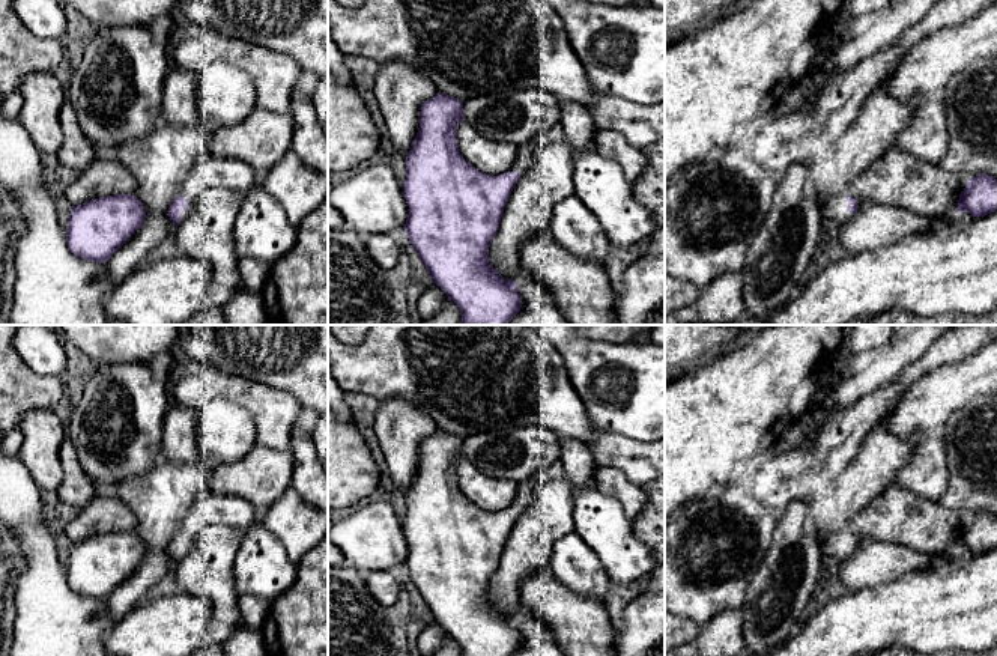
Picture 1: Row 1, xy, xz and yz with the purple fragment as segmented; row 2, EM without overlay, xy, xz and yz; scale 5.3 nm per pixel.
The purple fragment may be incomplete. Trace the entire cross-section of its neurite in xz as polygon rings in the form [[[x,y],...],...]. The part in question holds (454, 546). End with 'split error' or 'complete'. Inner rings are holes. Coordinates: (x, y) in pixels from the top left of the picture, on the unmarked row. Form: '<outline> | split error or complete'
[[[438,429],[421,441],[417,474],[406,494],[403,533],[409,543],[406,573],[433,620],[459,644],[462,656],[513,656],[522,645],[517,618],[504,615],[490,600],[489,584],[499,567],[513,525],[528,507],[537,486],[564,477],[558,459],[549,468],[517,483],[511,506],[492,513],[480,509],[460,490],[457,462],[463,459],[463,438]]] | split error

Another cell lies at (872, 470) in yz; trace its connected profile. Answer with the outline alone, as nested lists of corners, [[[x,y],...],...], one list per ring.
[[[877,424],[863,439],[857,454],[835,480],[836,518],[824,531],[838,531],[845,522],[877,500],[892,483],[896,472],[913,456],[917,441],[901,438]]]

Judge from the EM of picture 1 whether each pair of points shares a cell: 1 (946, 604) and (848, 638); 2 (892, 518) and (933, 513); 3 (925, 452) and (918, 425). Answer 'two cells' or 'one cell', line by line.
1: one cell
2: one cell
3: two cells

